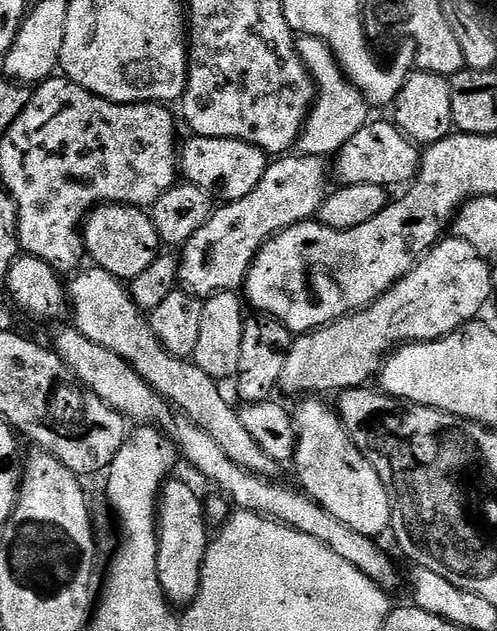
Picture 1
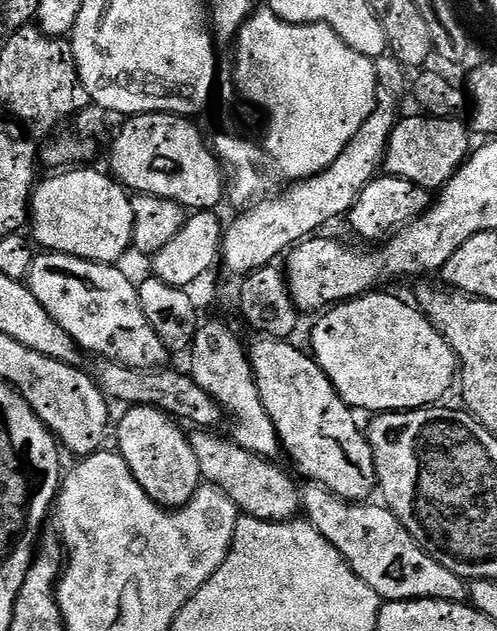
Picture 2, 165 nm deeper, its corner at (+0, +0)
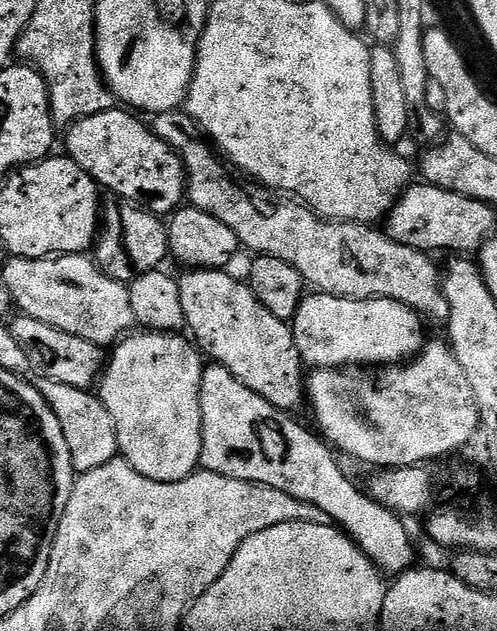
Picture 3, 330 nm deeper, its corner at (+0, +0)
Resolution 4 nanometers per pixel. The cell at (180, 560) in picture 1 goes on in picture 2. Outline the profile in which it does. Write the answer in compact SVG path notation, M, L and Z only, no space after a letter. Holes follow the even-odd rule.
M132 406L127 409L128 412L120 420L120 429L115 429L114 440L118 445L120 457L126 462L126 466L130 466L130 470L134 474L134 478L142 486L142 490L146 490L146 494L150 494L150 498L154 503L160 504L166 509L180 508L186 502L190 502L190 498L202 487L202 477L198 470L198 458L192 449L192 441L186 435L185 429L168 413L160 411L159 408L146 408L143 406Z

